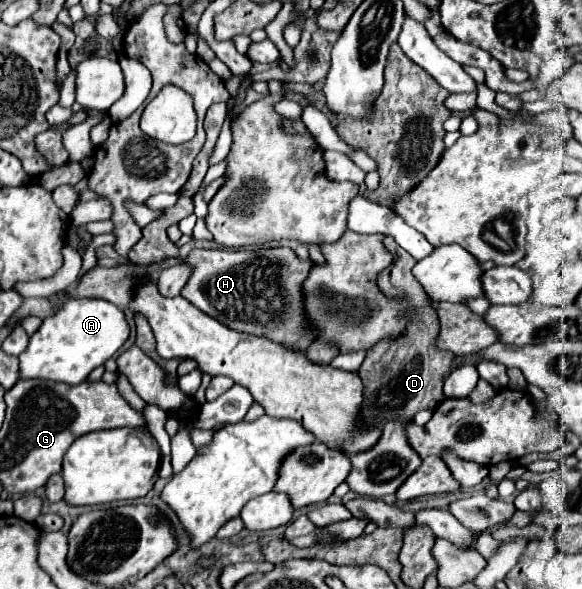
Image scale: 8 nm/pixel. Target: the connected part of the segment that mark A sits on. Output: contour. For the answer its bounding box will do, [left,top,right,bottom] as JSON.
[19,298,129,384]

